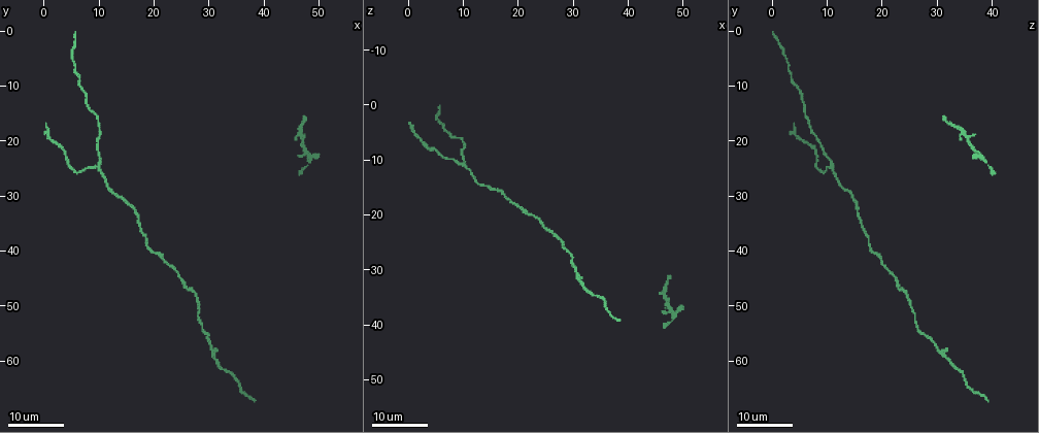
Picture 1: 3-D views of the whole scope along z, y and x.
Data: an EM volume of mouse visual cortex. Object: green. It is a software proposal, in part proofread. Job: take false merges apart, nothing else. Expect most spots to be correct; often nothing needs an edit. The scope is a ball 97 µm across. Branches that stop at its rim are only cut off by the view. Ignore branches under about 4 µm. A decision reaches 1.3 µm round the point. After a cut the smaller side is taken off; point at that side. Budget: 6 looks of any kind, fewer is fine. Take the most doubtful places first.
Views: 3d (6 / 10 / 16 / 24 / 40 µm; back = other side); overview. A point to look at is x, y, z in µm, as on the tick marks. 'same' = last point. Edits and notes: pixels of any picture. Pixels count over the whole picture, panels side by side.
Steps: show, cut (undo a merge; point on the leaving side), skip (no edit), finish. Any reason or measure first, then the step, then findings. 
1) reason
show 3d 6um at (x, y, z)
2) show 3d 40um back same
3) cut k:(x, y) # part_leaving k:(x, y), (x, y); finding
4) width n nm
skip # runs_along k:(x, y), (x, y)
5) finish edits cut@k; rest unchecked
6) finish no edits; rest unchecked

branch point
show 3d 16um at (9.5, 24.5, 11.0)

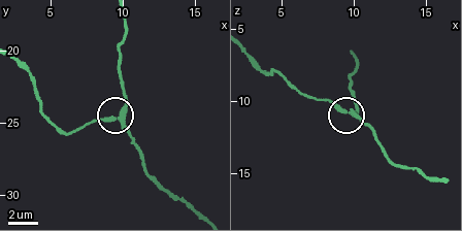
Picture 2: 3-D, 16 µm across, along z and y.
show 3d 10um at (9.8, 24.6, 10.6)

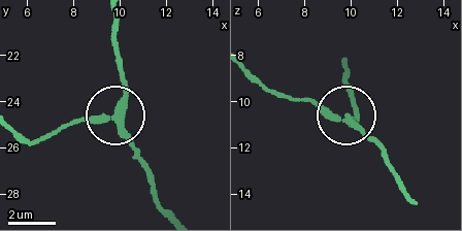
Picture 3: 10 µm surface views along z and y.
width 300 nm
skip # runs_along 3:(406, 193), (387, 155), (353, 122), (296, 98); continuous, no second neuron

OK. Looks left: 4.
calibre changes
show 3d 24um at (3.5, 21.5, 8.0)

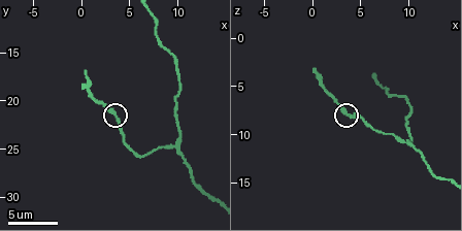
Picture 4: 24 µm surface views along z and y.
zoom in
show 3d 6um same

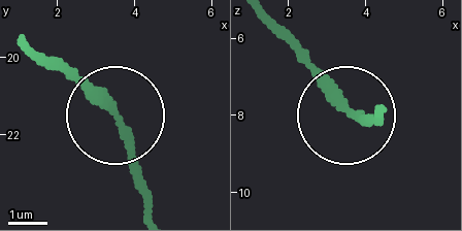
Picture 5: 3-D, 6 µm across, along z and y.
show 3d 6um back at (3.75, 21.95, 8.00)

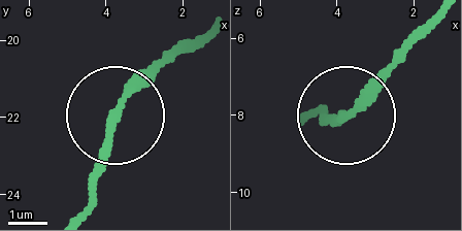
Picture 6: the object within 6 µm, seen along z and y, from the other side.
skip # runs_along 6:(308, 118), (348, 114), (403, 62); one neuron here

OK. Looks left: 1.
finish no edits; rest unchecked

